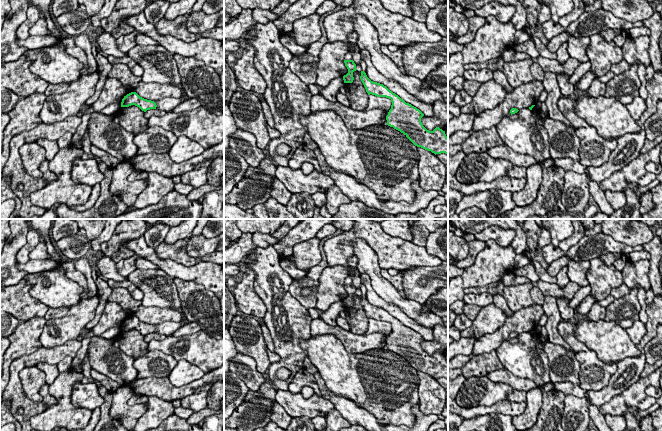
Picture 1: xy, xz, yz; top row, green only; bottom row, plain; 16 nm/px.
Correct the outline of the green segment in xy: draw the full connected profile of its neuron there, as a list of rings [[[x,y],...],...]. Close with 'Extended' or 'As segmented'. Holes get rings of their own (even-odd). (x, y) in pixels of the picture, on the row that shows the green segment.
[[[131,92],[122,99],[121,107],[129,107],[131,105],[139,107],[144,112],[157,107],[154,101],[142,98],[136,92]]]. As segmented

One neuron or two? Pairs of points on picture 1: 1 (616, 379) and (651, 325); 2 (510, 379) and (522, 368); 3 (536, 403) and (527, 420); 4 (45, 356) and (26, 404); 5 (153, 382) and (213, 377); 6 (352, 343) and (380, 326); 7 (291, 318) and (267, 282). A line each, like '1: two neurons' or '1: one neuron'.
1: one neuron
2: two neurons
3: one neuron
4: one neuron
5: one neuron
6: two neurons
7: one neuron

